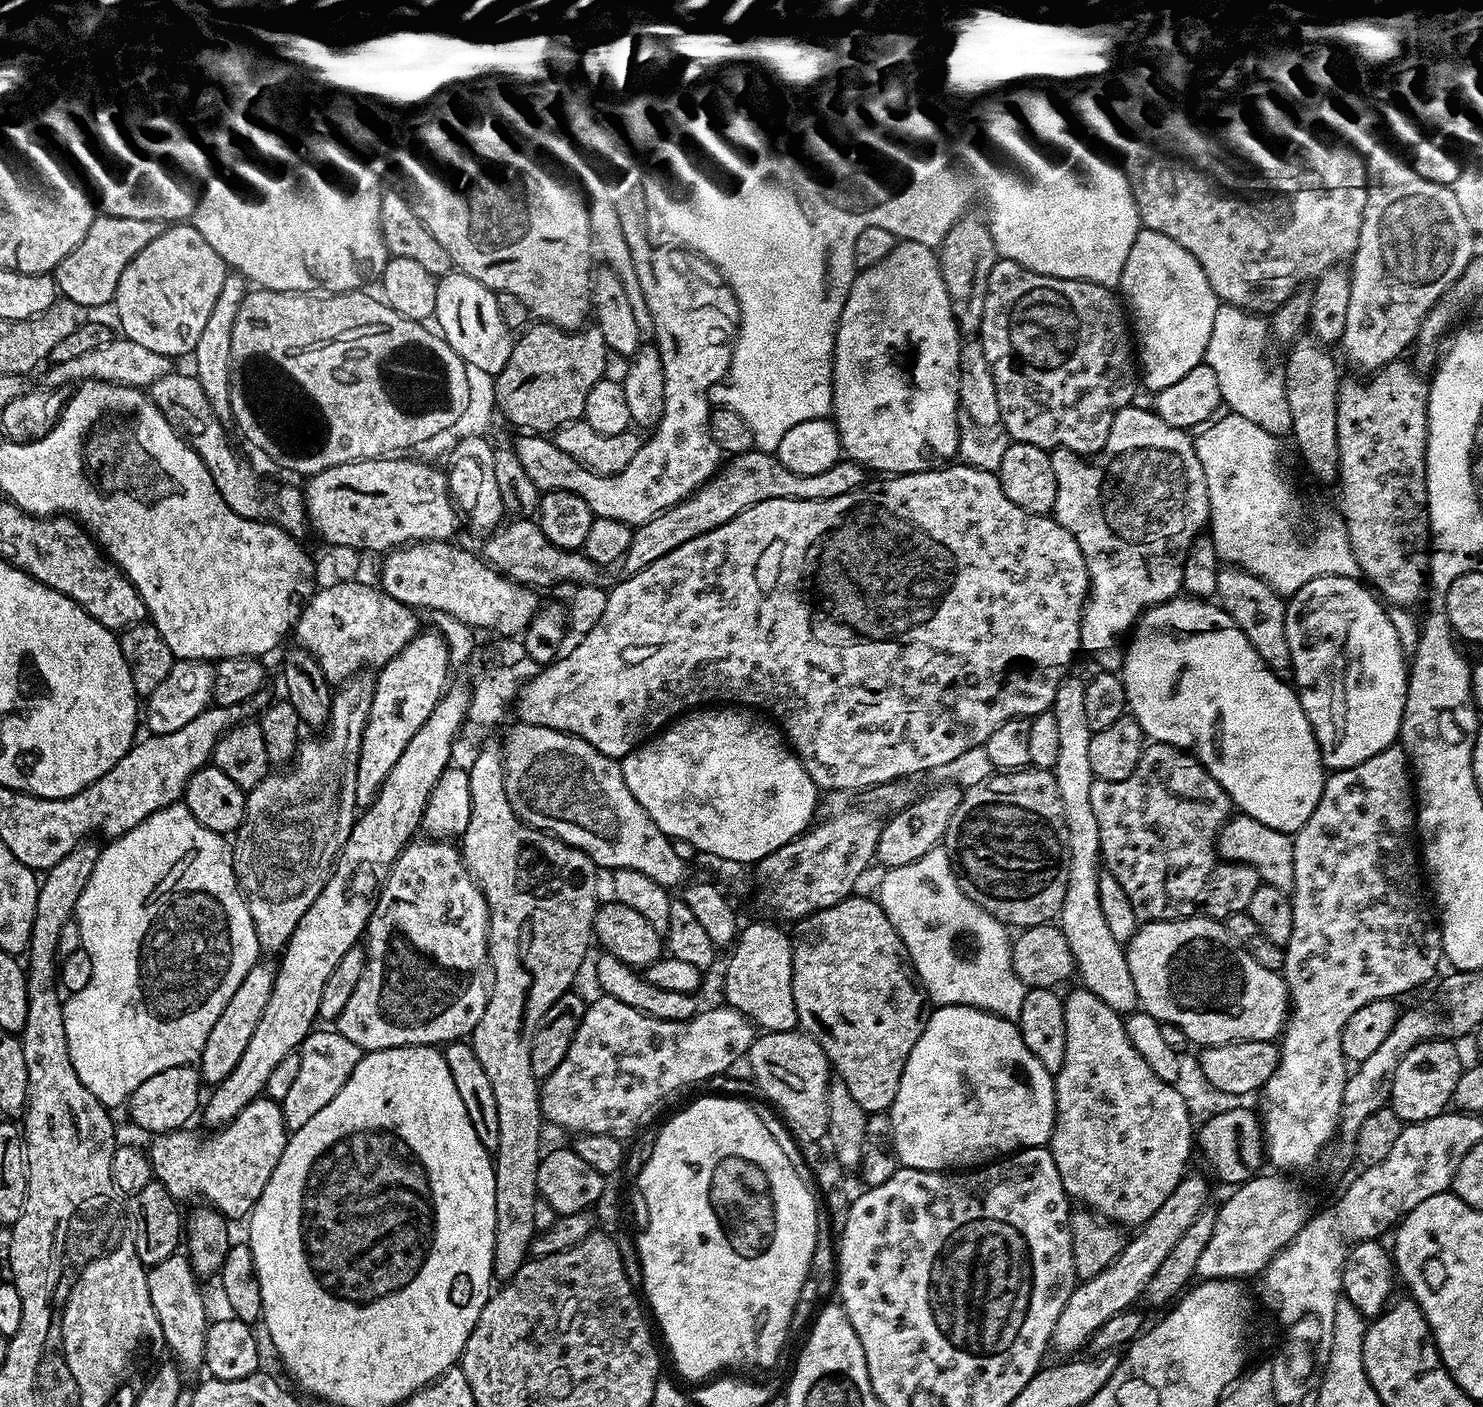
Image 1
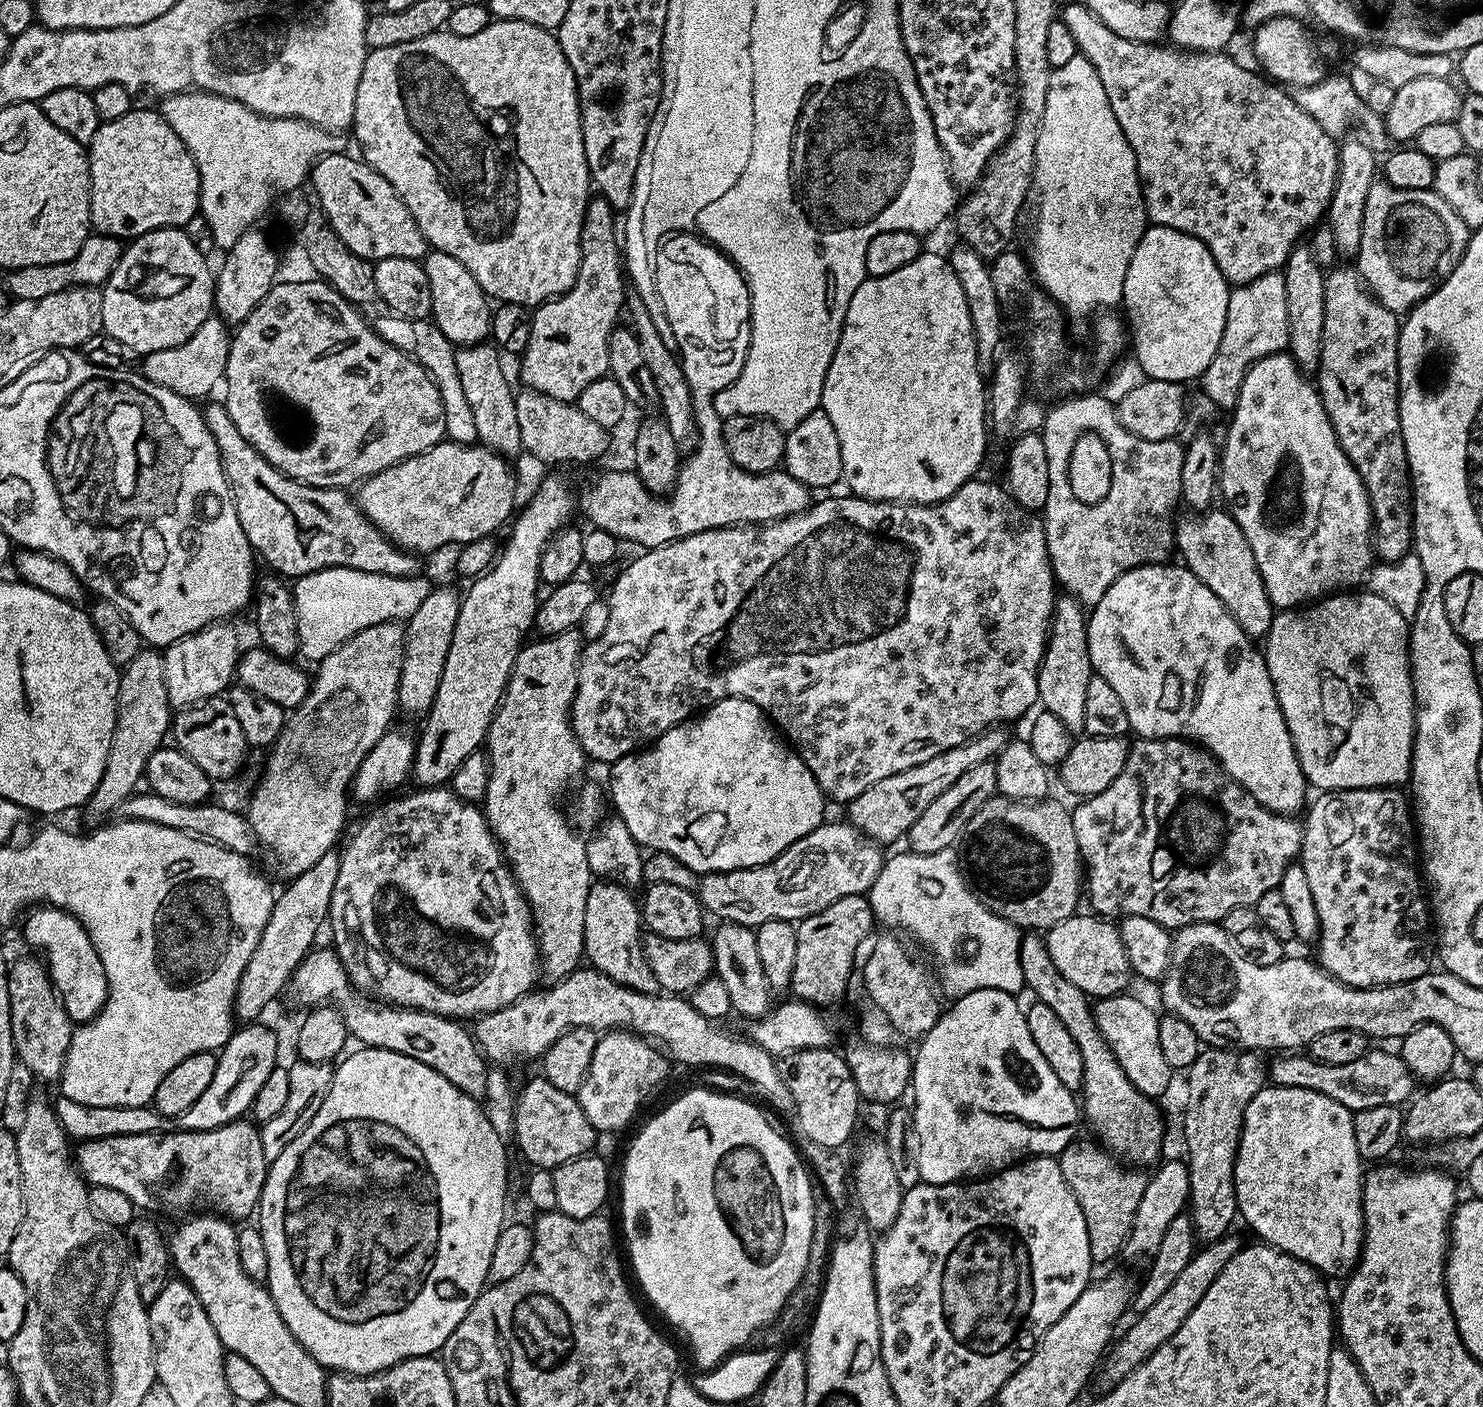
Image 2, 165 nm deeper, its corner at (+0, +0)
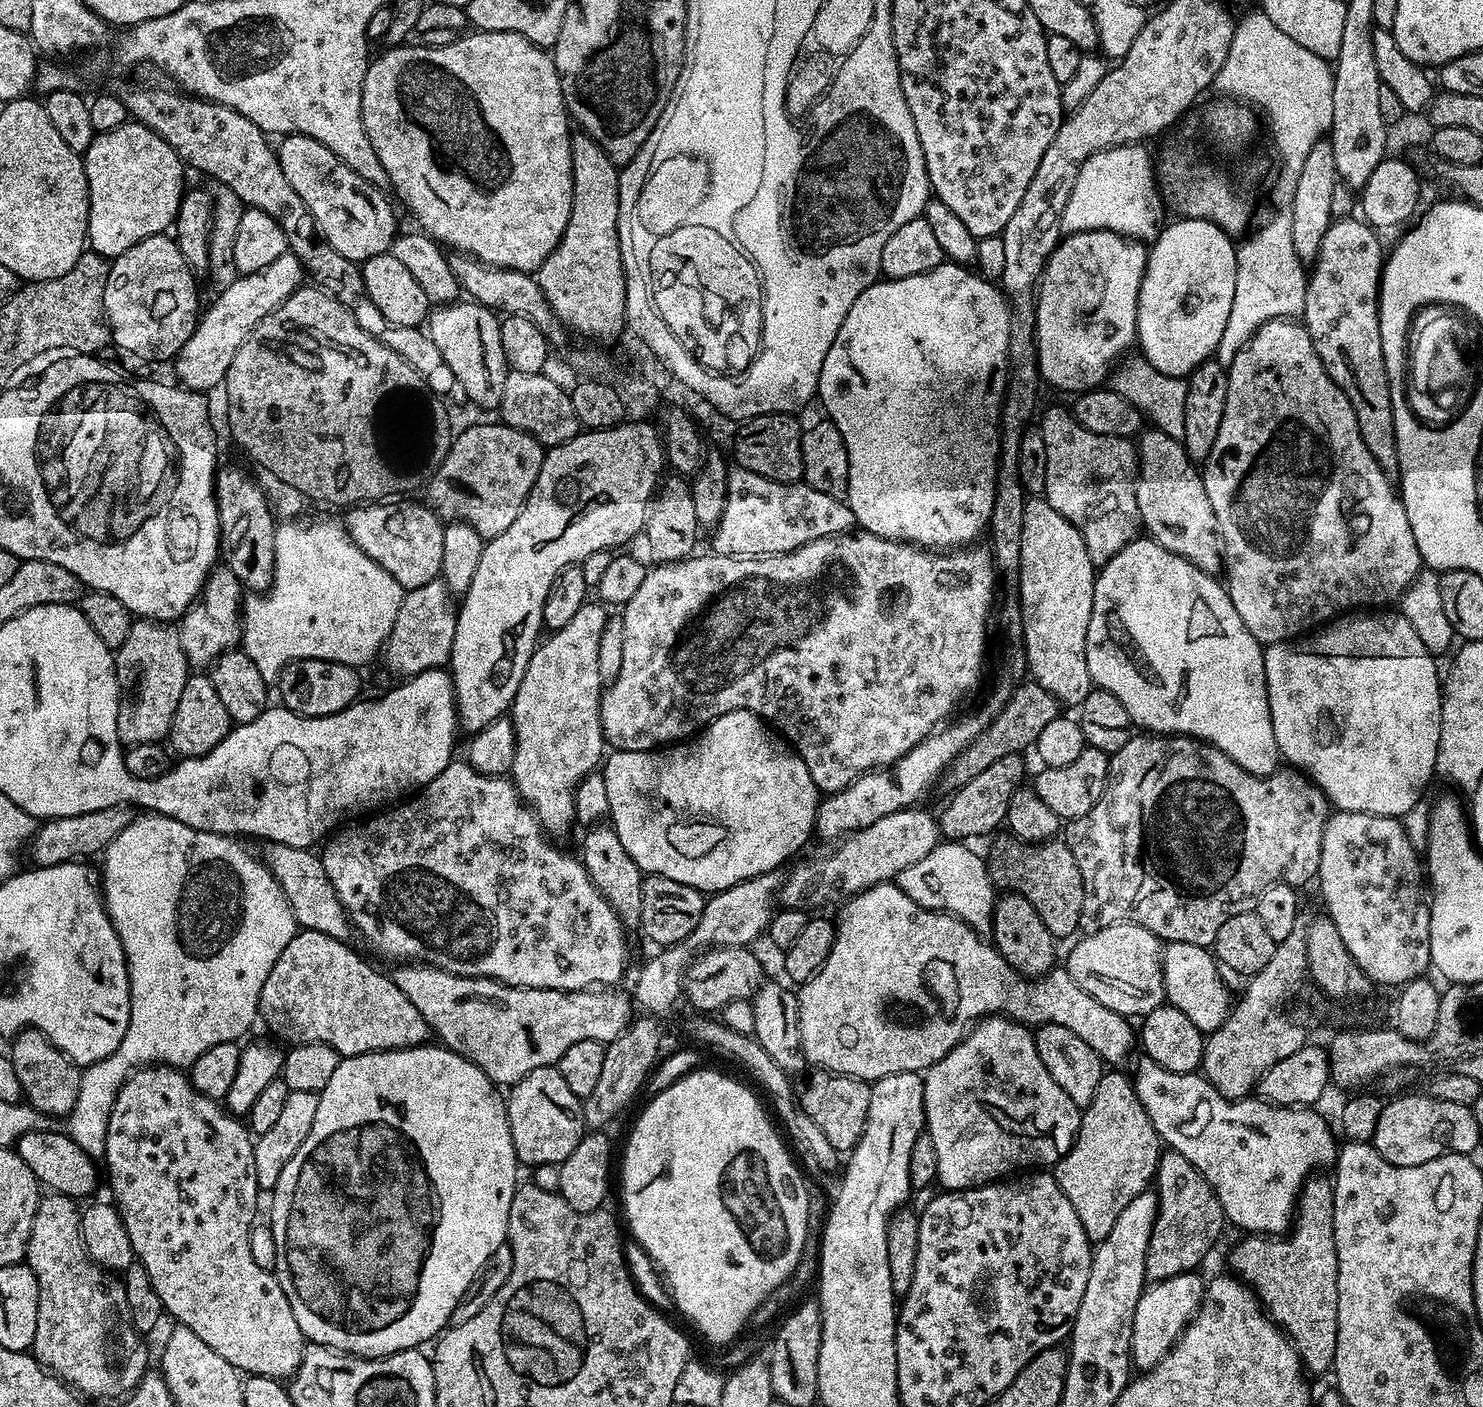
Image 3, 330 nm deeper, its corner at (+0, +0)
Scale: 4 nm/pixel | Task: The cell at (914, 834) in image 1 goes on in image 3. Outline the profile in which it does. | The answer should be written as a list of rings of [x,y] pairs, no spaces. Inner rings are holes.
[[[1006,754],[1006,758],[998,758],[998,762],[986,766],[982,774],[970,778],[966,786],[951,793],[949,800],[952,801],[945,806],[944,813],[938,816],[941,833],[952,842],[967,841],[967,836],[984,836],[992,831],[995,833],[995,828],[1007,821],[1010,798],[1025,783],[1024,759],[1023,755]]]

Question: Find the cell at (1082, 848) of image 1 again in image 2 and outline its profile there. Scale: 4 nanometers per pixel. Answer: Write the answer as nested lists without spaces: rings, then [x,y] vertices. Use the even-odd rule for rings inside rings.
[[[1064,594],[1056,601],[1056,611],[1048,633],[1048,647],[1044,649],[1044,661],[1040,663],[1038,676],[1039,703],[1043,711],[1054,714],[1062,726],[1073,734],[1084,732],[1086,722],[1086,689],[1094,669],[1088,649],[1088,616],[1085,605],[1076,597]]]

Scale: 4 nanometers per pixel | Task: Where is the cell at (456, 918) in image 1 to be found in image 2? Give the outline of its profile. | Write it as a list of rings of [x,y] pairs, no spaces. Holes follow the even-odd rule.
[[[448,786],[421,787],[416,791],[420,792],[412,792],[401,800],[376,806],[381,808],[374,809],[361,822],[360,828],[353,830],[352,837],[343,841],[345,844],[344,848],[342,844],[340,852],[338,882],[334,882],[334,894],[328,907],[330,928],[332,924],[331,943],[348,971],[352,987],[377,1001],[397,1008],[416,1008],[419,1012],[433,1012],[449,1018],[476,1018],[485,1012],[497,1012],[533,991],[535,984],[532,983],[536,980],[536,972],[538,976],[538,945],[528,901],[512,879],[512,870],[504,859],[500,843],[492,835],[488,819],[477,805],[463,800]]]

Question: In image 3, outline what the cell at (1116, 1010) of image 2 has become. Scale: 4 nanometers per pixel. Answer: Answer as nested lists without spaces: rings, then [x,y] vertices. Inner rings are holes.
[[[895,882],[870,886],[866,890],[856,893],[855,896],[848,897],[839,905],[839,908],[840,917],[835,917],[834,920],[836,937],[830,946],[830,954],[824,959],[824,965],[817,970],[816,975],[799,985],[796,997],[796,1005],[800,1011],[800,1048],[803,1050],[805,1061],[809,1065],[816,1068],[826,1068],[830,1072],[840,1072],[843,1076],[853,1076],[869,1082],[886,1078],[886,1074],[923,1073],[942,1058],[946,1058],[946,1054],[950,1054],[950,1050],[954,1050],[956,1043],[964,1039],[973,1022],[997,1014],[1003,1014],[1025,1026],[1039,1026],[1041,1024],[1066,1026],[1066,1030],[1074,1030],[1074,1034],[1078,1034],[1078,1038],[1082,1038],[1082,1042],[1086,1042],[1086,1046],[1090,1046],[1090,1050],[1098,1053],[1100,1059],[1108,1066],[1120,1066],[1120,1063],[1131,1054],[1132,1044],[1134,1048],[1137,1043],[1137,1033],[1134,1028],[1128,1025],[1131,1024],[1129,1017],[1109,1010],[1107,1006],[1102,1006],[1102,1002],[1098,1002],[1098,998],[1090,998],[1090,994],[1086,994],[1086,990],[1082,990],[1082,986],[1078,986],[1078,982],[1074,982],[1074,978],[1070,978],[1070,974],[1063,967],[1053,967],[1052,971],[1039,978],[1021,976],[1002,959],[995,947],[987,939],[982,938],[981,933],[975,932],[969,924],[965,924],[956,916],[948,915],[947,912],[930,912],[927,908],[918,906],[918,902],[914,902],[914,898],[910,898],[904,893],[899,884]]]

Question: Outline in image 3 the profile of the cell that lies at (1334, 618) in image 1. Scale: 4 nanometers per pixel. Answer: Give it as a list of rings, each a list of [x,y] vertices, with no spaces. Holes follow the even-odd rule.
[[[1356,610],[1351,614],[1341,614],[1335,620],[1323,625],[1319,630],[1313,631],[1311,634],[1305,634],[1295,640],[1284,640],[1281,644],[1269,644],[1264,648],[1264,665],[1266,666],[1266,686],[1268,687],[1268,701],[1270,702],[1270,718],[1274,726],[1274,738],[1278,742],[1278,750],[1281,757],[1285,761],[1288,760],[1293,769],[1299,770],[1318,785],[1328,798],[1328,803],[1333,809],[1342,812],[1365,812],[1366,814],[1382,814],[1383,816],[1394,816],[1403,818],[1409,810],[1424,796],[1424,787],[1434,779],[1436,771],[1436,755],[1439,746],[1439,730],[1440,730],[1440,702],[1441,702],[1441,685],[1442,672],[1436,669],[1437,657],[1429,652],[1428,648],[1422,642],[1422,638],[1418,638],[1418,630],[1414,630],[1414,626],[1410,626],[1410,622],[1396,610]]]

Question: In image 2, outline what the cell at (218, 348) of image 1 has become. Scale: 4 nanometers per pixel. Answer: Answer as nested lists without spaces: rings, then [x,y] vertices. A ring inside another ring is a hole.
[[[249,230],[234,242],[234,246],[223,253],[220,272],[214,276],[214,312],[225,324],[239,326],[266,298],[272,285],[278,280],[276,271],[282,264],[275,257],[277,249],[257,230]]]

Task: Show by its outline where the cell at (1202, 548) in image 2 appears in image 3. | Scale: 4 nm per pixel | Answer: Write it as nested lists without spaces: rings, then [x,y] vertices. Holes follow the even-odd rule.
[[[1145,431],[1139,437],[1140,444],[1138,440],[1136,501],[1143,531],[1166,550],[1198,566],[1198,570],[1219,573],[1222,568],[1222,545],[1220,533],[1216,531],[1214,506],[1210,506],[1210,498],[1206,498],[1203,475],[1184,451],[1181,441],[1162,431],[1151,431]]]

